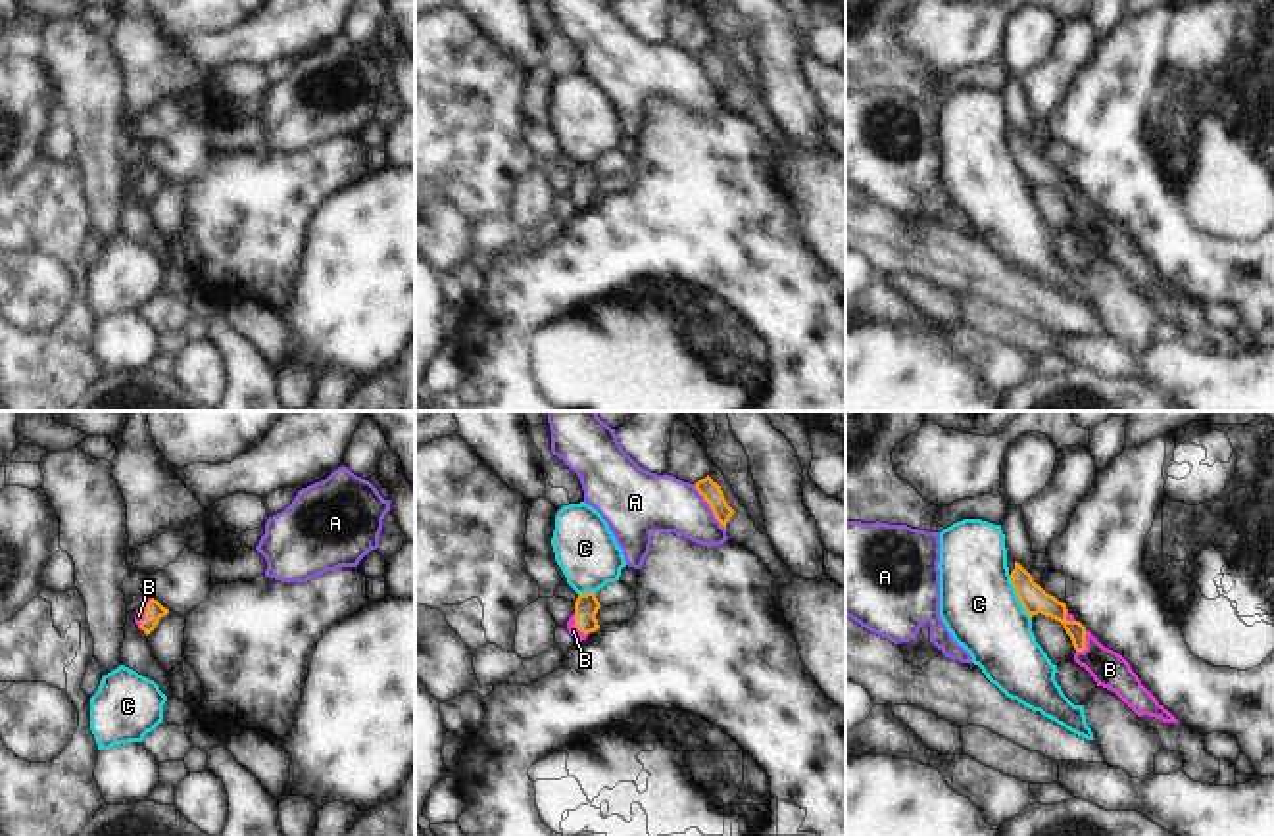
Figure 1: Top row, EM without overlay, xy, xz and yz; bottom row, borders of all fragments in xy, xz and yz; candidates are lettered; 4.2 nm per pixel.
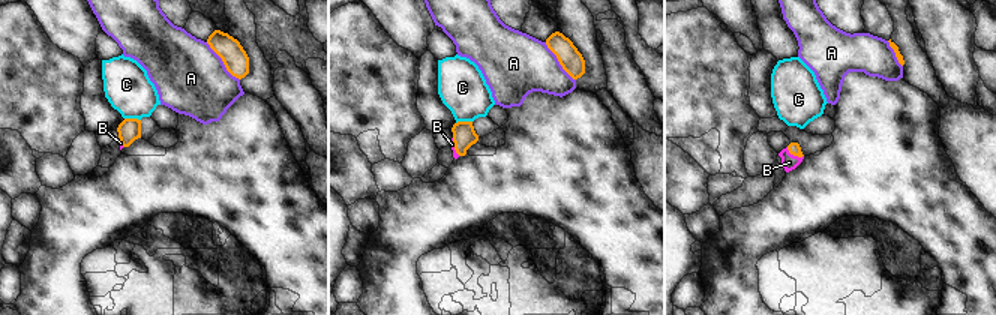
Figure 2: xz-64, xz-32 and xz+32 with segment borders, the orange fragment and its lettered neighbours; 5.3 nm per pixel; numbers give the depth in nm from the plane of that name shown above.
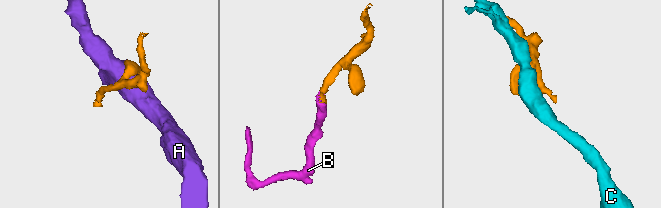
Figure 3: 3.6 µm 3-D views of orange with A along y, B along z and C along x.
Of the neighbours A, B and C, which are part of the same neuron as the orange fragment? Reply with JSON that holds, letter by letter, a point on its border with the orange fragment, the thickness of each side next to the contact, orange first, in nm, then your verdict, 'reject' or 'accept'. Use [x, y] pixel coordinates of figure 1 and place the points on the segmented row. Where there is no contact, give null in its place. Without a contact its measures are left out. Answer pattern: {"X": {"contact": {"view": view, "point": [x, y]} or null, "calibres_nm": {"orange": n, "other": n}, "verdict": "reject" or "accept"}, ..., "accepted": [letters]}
{"A": {"contact": {"view": "xz", "point": [710, 506]}, "calibres_nm": {"orange": 90, "other": 240}, "verdict": "reject"}, "B": {"contact": {"view": "yz", "point": [1084, 644]}, "calibres_nm": {"orange": 90, "other": 160}, "verdict": "accept"}, "C": {"contact": {"view": "yz", "point": [1017, 594]}, "calibres_nm": {"orange": 120, "other": 320}, "verdict": "reject"}, "accepted": ["B"]}

